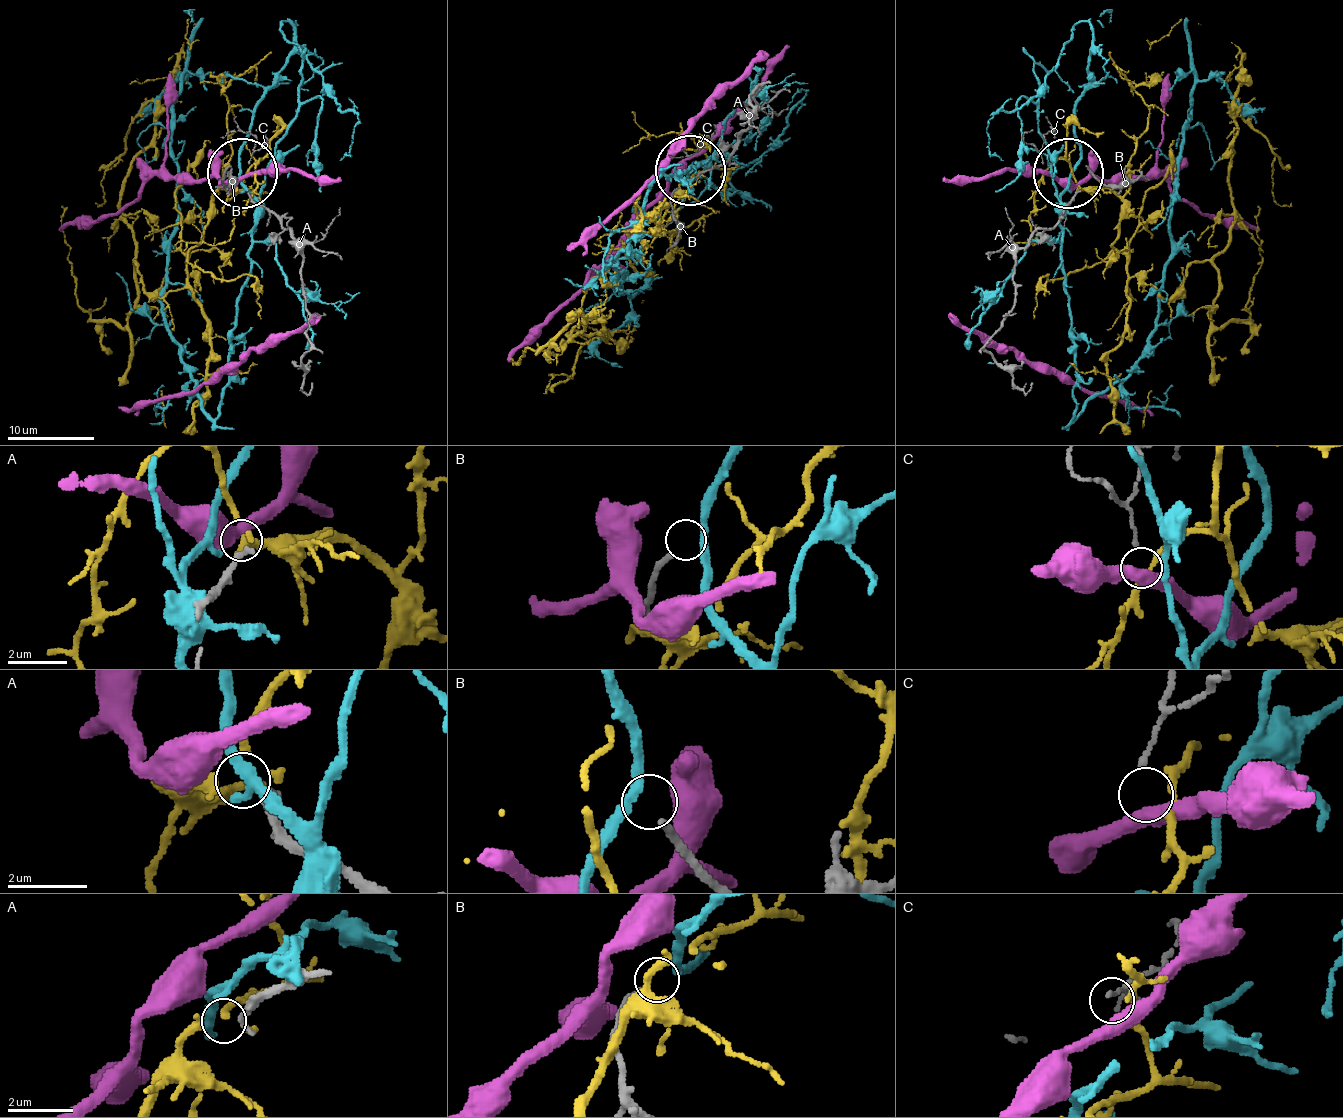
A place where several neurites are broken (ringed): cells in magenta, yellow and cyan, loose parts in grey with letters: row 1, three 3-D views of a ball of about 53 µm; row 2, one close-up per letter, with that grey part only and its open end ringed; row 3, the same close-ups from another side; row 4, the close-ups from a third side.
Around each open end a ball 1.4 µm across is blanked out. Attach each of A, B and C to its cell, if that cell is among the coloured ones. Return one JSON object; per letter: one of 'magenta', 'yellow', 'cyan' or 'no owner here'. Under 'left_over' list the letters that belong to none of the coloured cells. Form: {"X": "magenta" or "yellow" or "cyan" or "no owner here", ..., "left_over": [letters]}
{"A": "yellow", "B": "cyan", "C": "no owner here", "left_over": ["C"]}

